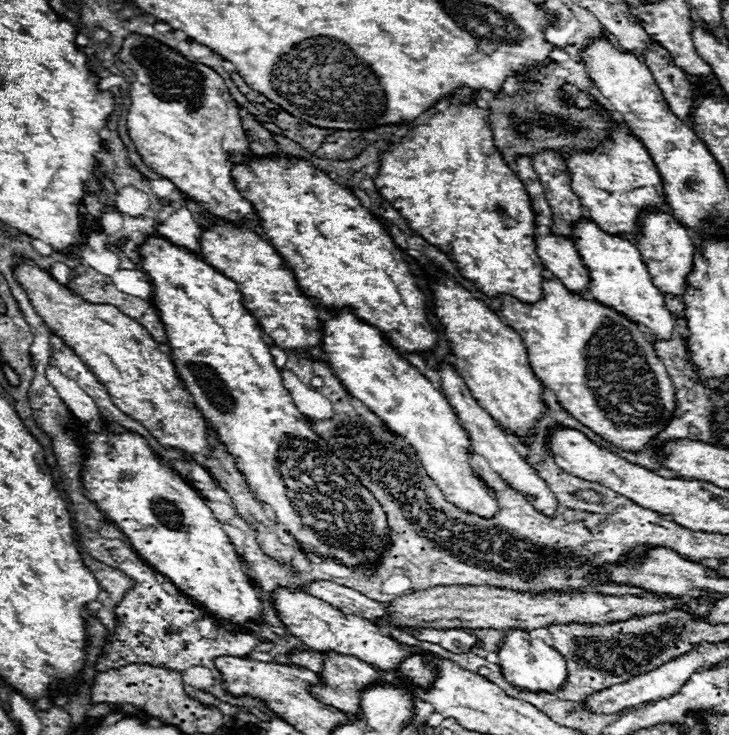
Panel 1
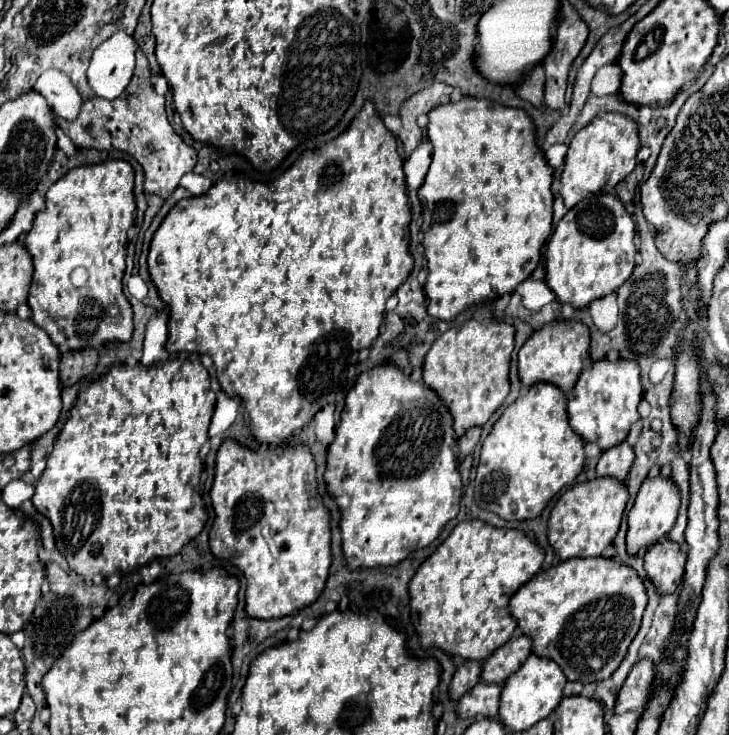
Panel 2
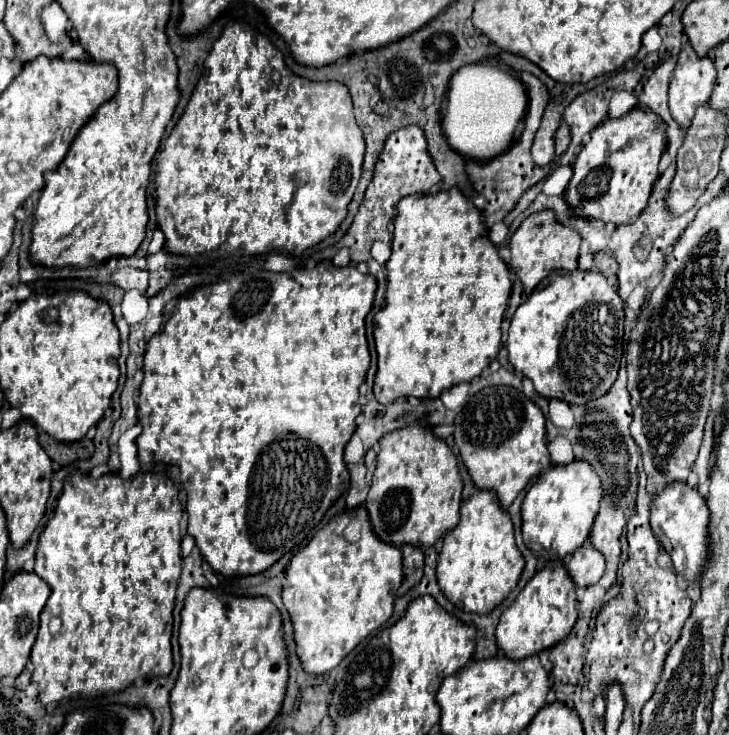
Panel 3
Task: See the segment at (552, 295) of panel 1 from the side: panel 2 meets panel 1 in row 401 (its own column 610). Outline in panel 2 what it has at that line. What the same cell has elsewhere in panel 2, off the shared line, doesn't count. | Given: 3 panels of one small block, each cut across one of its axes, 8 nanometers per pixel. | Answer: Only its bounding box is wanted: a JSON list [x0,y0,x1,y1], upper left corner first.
[510,556,648,682]

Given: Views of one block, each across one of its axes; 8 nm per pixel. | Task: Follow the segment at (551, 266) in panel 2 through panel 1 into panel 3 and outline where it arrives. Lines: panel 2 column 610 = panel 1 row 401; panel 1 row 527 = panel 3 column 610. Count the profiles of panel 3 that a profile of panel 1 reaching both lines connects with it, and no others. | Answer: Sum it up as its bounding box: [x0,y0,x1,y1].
[506,268,626,404]

